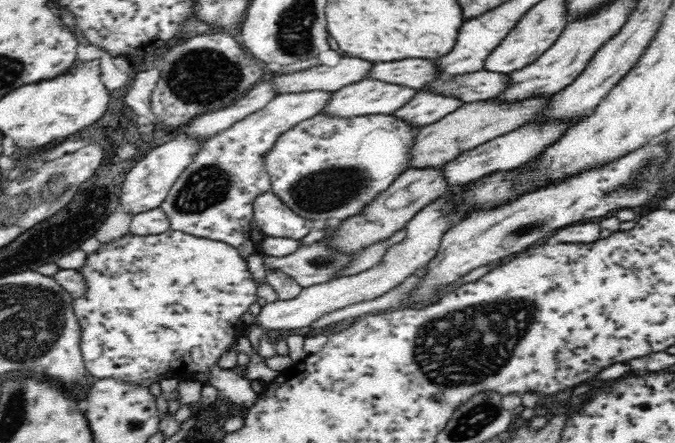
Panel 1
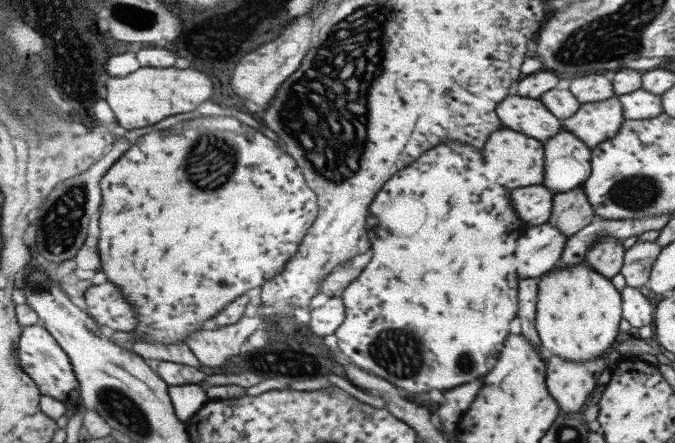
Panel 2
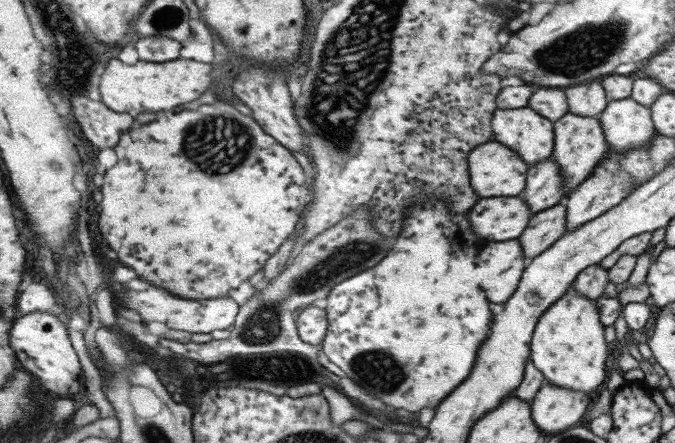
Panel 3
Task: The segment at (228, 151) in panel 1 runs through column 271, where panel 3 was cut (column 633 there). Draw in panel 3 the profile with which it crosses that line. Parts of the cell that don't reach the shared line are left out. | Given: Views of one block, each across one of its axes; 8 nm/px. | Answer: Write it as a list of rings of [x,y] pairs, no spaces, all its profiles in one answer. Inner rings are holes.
[[[631,97],[611,100],[600,116],[609,142],[608,152],[625,154],[651,144],[656,135],[651,114],[650,107],[635,102]]]

